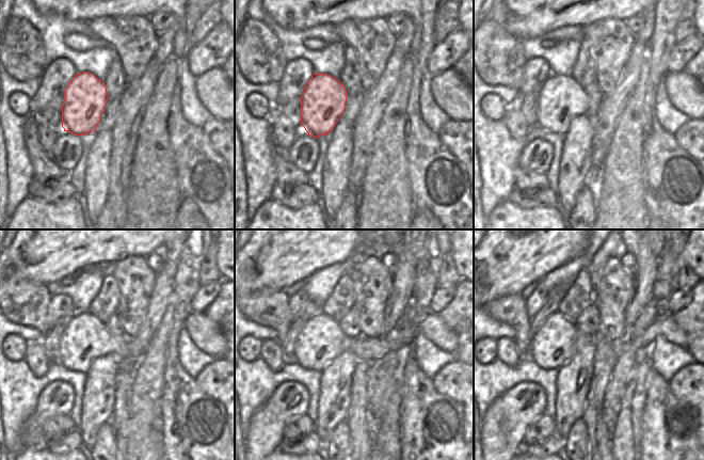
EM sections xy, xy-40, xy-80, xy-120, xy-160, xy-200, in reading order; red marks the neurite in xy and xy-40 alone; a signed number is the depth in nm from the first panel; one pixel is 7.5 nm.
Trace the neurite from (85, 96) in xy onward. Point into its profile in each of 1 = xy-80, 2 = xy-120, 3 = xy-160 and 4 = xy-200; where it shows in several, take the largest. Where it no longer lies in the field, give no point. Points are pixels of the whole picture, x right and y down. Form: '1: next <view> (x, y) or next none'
1: next xy-80 (560, 99)
2: next xy-120 (84, 338)
3: next xy-160 (321, 339)
4: next xy-200 (554, 345)

